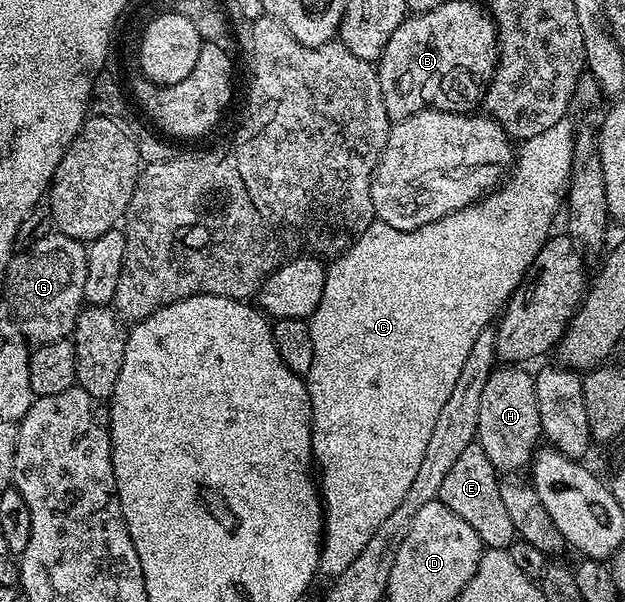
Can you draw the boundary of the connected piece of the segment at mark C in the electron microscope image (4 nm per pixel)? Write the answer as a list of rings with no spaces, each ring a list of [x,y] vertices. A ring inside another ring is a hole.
[[[570,119],[548,127],[548,131],[540,131],[540,135],[532,135],[532,139],[521,142],[517,146],[516,156],[508,176],[493,191],[485,194],[482,200],[475,201],[451,213],[446,213],[427,225],[415,229],[397,229],[380,220],[373,220],[363,233],[343,253],[337,254],[329,262],[324,279],[324,295],[320,295],[320,303],[314,314],[308,318],[312,331],[312,367],[304,374],[304,380],[310,390],[310,447],[316,469],[322,472],[320,477],[320,500],[324,506],[324,536],[322,538],[322,554],[318,560],[318,573],[327,579],[339,577],[364,551],[368,539],[376,535],[376,527],[396,511],[400,505],[402,493],[412,487],[412,479],[416,479],[416,471],[424,460],[424,451],[428,448],[428,439],[436,428],[436,419],[440,415],[440,407],[452,395],[452,386],[460,376],[460,371],[472,351],[472,343],[501,314],[507,299],[522,281],[523,275],[530,269],[536,259],[540,247],[547,237],[551,236],[550,224],[558,213],[558,200],[563,200],[563,189],[567,186],[574,164],[574,142],[576,128]]]

